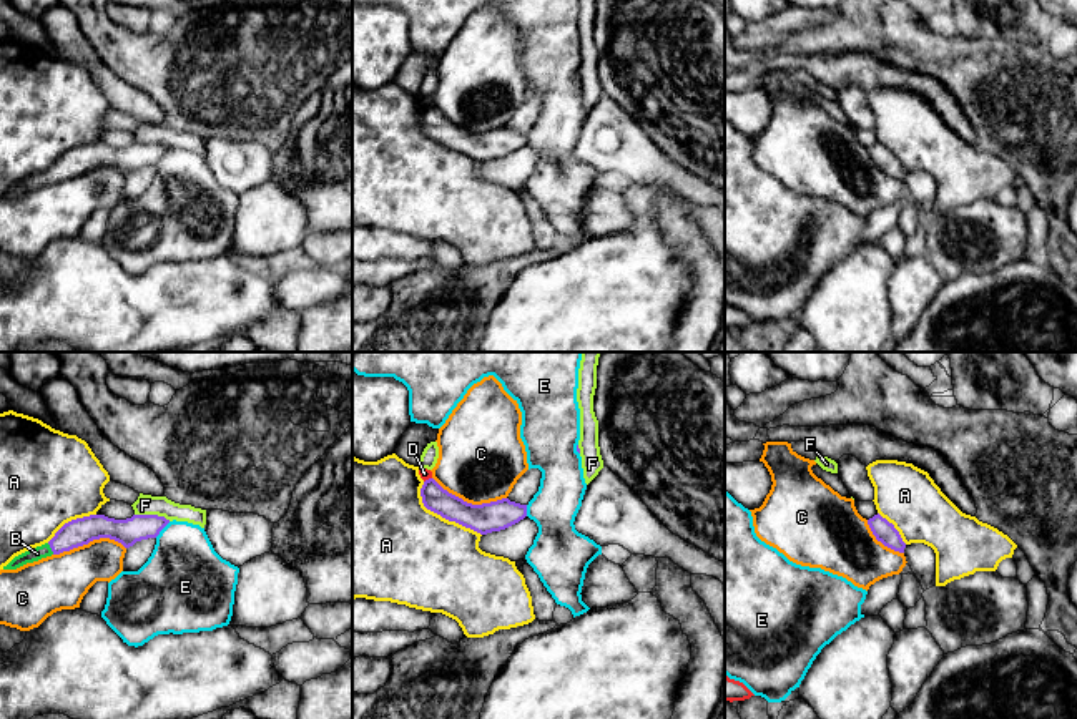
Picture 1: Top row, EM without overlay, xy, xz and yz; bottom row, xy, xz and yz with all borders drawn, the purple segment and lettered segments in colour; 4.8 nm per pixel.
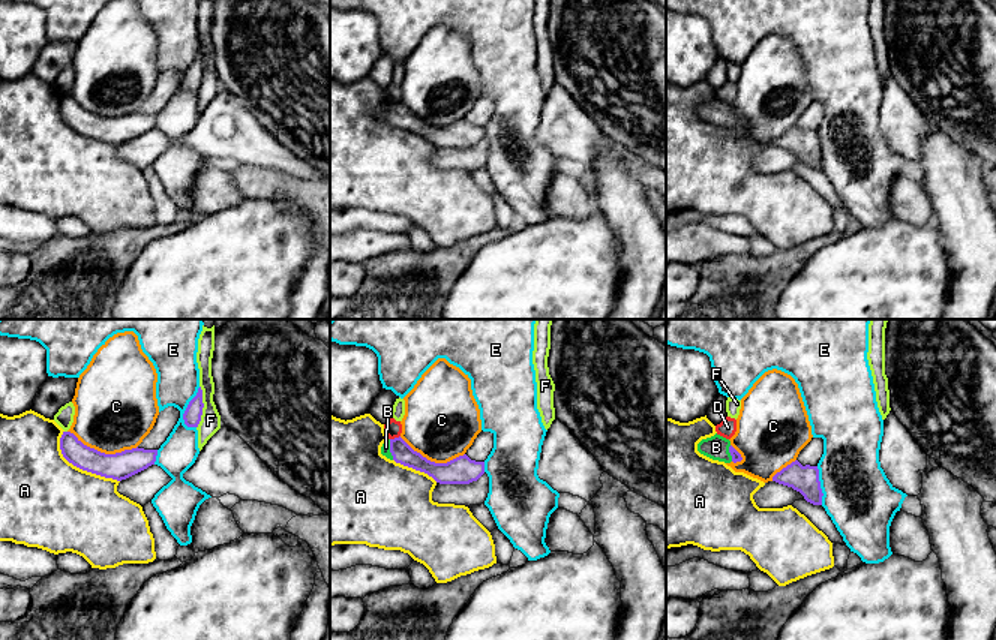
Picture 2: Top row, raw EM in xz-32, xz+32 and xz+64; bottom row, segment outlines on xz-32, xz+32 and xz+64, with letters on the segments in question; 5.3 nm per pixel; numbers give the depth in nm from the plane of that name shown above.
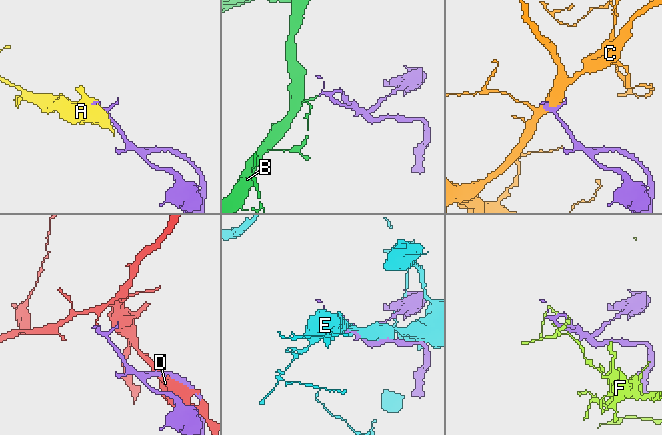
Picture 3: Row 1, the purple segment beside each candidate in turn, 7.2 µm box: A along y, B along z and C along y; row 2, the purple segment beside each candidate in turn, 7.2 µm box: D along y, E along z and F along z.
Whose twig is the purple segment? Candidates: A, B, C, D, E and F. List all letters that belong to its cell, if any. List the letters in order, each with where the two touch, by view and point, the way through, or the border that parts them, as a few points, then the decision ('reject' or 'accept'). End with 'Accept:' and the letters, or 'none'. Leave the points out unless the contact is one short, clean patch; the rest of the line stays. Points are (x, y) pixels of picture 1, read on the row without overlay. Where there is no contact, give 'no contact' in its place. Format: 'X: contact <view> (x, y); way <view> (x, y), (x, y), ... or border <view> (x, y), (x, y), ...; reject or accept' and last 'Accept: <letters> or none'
A: contact xz (441, 143); reject
B: contact xy (50, 175); way xy (78, 160), (50, 175), (37, 181); accept
C: contact xz (469, 132); reject
D: contact xz (429, 107); reject
E: contact xy (162, 156); reject
F: contact xy (153, 143); reject
Accept: B

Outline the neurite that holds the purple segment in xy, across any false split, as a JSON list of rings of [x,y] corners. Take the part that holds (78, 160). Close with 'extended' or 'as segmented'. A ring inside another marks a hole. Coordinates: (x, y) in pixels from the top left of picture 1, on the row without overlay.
[[[105,143],[76,146],[65,151],[48,171],[15,184],[3,198],[17,198],[27,191],[70,179],[100,166],[110,166],[130,176],[136,169],[156,166],[168,151],[170,148],[158,143],[133,143],[126,148]]] | extended

